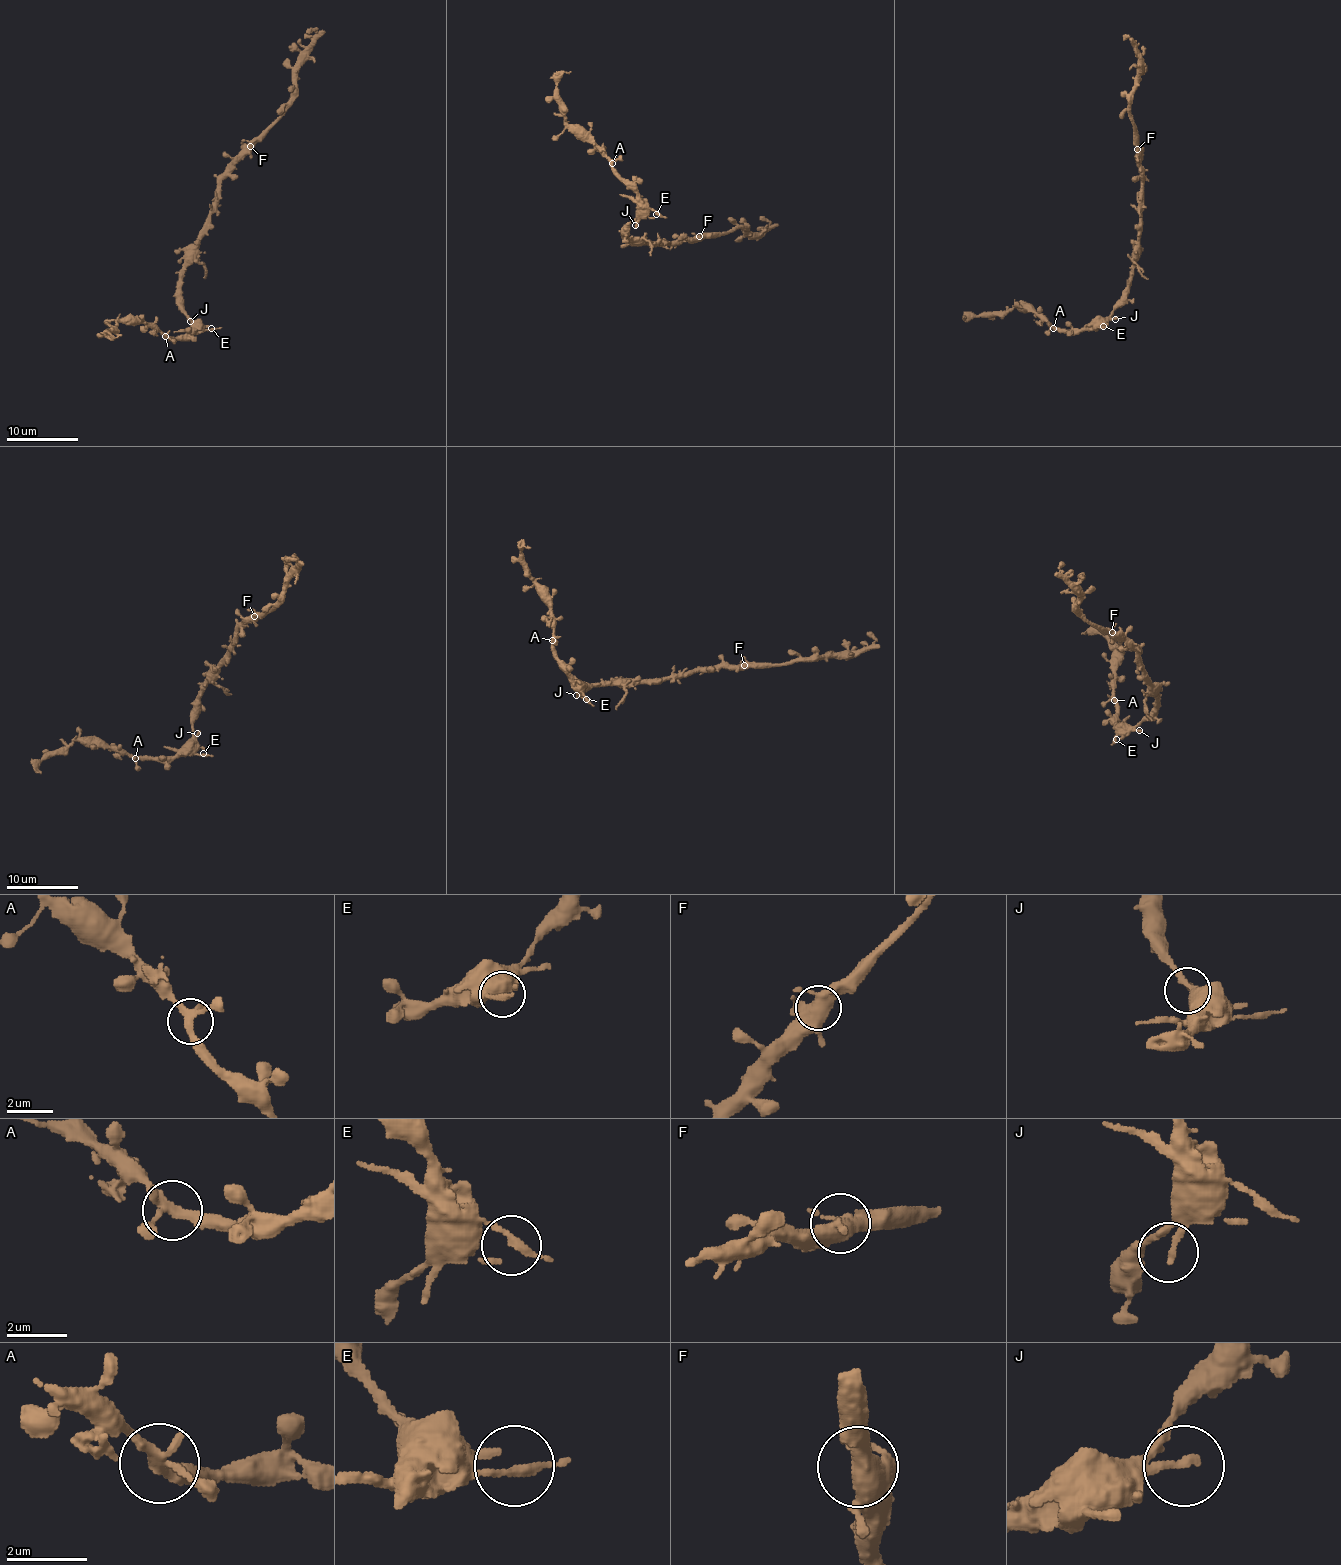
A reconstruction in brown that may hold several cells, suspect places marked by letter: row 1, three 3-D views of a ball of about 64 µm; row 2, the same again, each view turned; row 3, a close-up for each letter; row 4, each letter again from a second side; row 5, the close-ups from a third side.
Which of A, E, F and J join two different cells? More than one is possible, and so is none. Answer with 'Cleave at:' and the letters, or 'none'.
Cleave at: none

